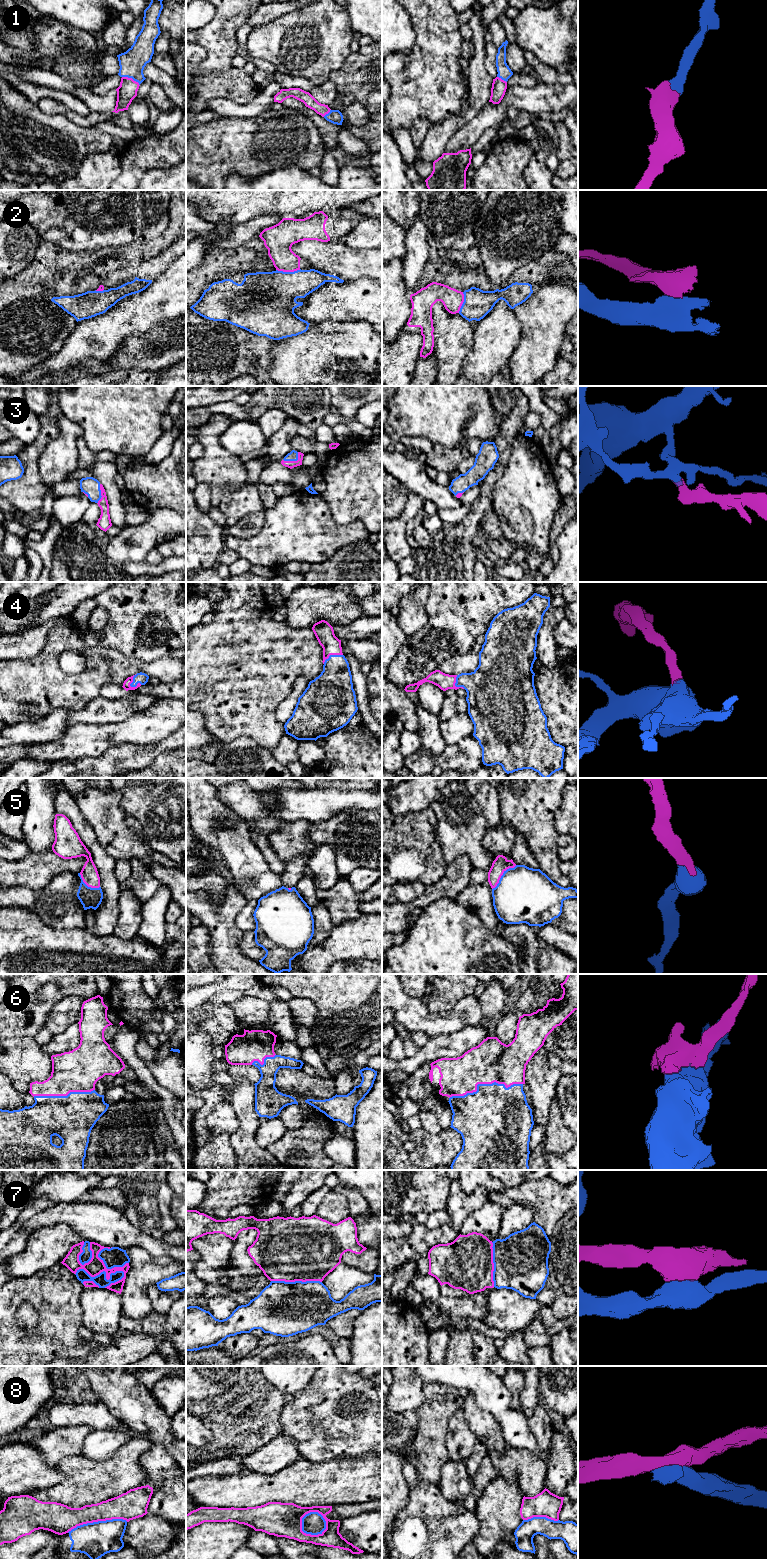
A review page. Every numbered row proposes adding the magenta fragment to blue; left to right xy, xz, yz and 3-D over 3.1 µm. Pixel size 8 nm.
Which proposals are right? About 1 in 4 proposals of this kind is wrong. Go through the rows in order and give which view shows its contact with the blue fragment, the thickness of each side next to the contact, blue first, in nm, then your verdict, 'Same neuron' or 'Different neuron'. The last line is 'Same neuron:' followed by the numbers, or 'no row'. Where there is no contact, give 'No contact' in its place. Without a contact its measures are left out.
1: Touches blue in xy. Thickness 200 nm (blue) against 160 nm. Same neuron
2: Touches blue in xz. Thickness 420 nm (blue) against 200 nm. Different neuron
3: Touches blue in xz. Thickness 80 nm (blue) against 60 nm. Same neuron
4: Touches blue in xy. Thickness 90 nm (blue) against 60 nm. Same neuron
5: Touches blue in yz. Thickness 440 nm (blue) against 120 nm. Same neuron
6: Touches blue in yz. Thickness 460 nm (blue) against 340 nm. Same neuron
7: Touches blue in xy. Thickness 90 nm (blue) against 140 nm. Different neuron
8: Touches blue in xz. Thickness 180 nm (blue) against 240 nm. Different neuron
Same neuron: 1, 3, 4, 5, 6

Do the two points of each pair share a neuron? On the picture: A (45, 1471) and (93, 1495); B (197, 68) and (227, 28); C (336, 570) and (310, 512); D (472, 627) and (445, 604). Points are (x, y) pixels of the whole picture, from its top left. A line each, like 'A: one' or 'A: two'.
A: two
B: one
C: two
D: one

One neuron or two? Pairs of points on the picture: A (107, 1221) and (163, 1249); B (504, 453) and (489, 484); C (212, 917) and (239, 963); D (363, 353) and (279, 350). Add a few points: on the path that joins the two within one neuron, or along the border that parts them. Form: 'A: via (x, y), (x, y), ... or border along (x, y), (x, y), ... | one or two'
A: via (121, 1233), (149, 1243) | one
B: via (502, 461), (498, 470), (492, 476) | one
C: via (223, 928), (224, 948), (228, 952) | one
D: via (342, 353), (300, 353) | one

